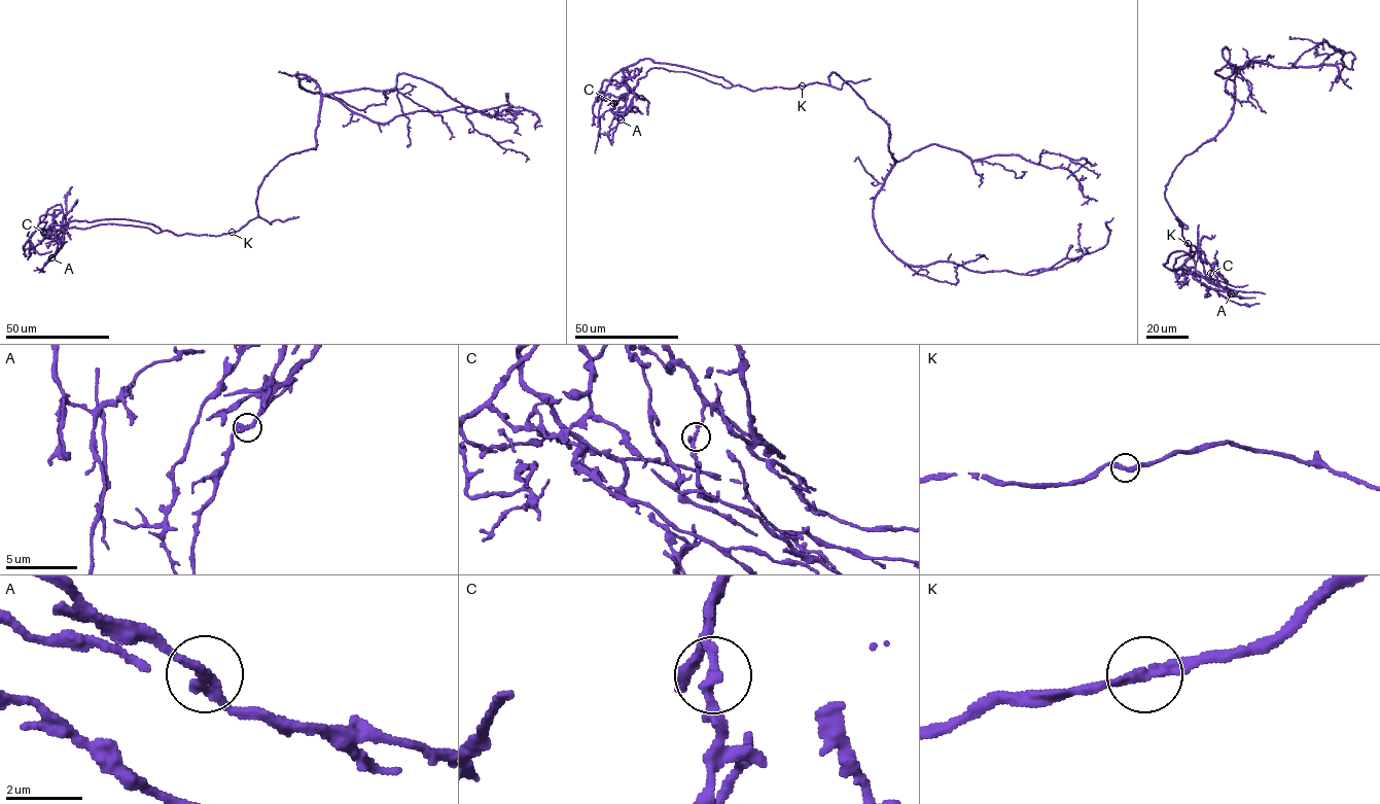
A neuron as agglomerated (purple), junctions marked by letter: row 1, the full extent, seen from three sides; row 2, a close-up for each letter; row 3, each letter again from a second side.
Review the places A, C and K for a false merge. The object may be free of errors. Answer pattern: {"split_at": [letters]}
{"split_at": []}

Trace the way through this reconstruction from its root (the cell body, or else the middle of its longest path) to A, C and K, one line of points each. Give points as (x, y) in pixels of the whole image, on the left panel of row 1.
A: (309, 149), (264, 176), (257, 215), (238, 231), (62, 226), (51, 257)
C: (309, 149), (287, 155), (264, 176), (257, 215), (237, 231), (66, 229), (61, 204), (47, 209), (43, 233)
K: (309, 149), (287, 155), (264, 176), (255, 200), (257, 215), (232, 233)

